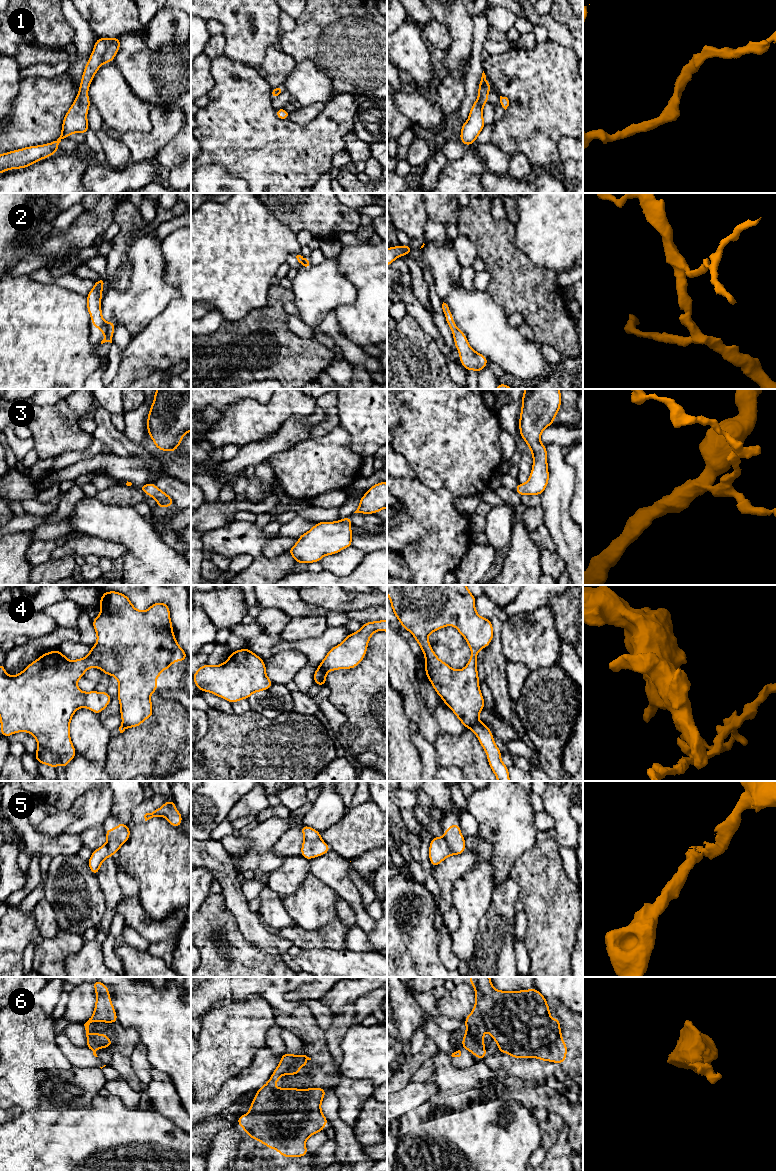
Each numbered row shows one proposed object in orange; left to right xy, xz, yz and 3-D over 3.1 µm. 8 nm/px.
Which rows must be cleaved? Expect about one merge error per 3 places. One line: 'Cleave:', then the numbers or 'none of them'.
Cleave: 4, 6

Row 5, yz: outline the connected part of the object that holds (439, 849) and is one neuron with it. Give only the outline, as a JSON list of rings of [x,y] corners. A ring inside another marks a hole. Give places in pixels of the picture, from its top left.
[[[454,822],[446,829],[443,837],[433,837],[429,845],[429,859],[432,868],[439,865],[447,857],[460,855],[466,851],[465,838],[460,831],[460,826]]]

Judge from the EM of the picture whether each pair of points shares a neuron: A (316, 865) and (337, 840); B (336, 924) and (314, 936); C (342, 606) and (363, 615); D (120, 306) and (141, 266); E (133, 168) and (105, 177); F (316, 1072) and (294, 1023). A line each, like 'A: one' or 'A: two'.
A: two
B: one
C: two
D: one
E: one
F: one

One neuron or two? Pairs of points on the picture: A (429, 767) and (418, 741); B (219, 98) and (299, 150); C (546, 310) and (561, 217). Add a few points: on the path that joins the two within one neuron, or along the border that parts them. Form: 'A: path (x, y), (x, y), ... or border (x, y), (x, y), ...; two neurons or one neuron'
A: path (429, 761), (424, 747); one neuron
B: path (239, 118), (271, 150), (279, 150); one neuron
C: border (531, 260), (538, 265), (553, 270), (557, 274); two neurons

